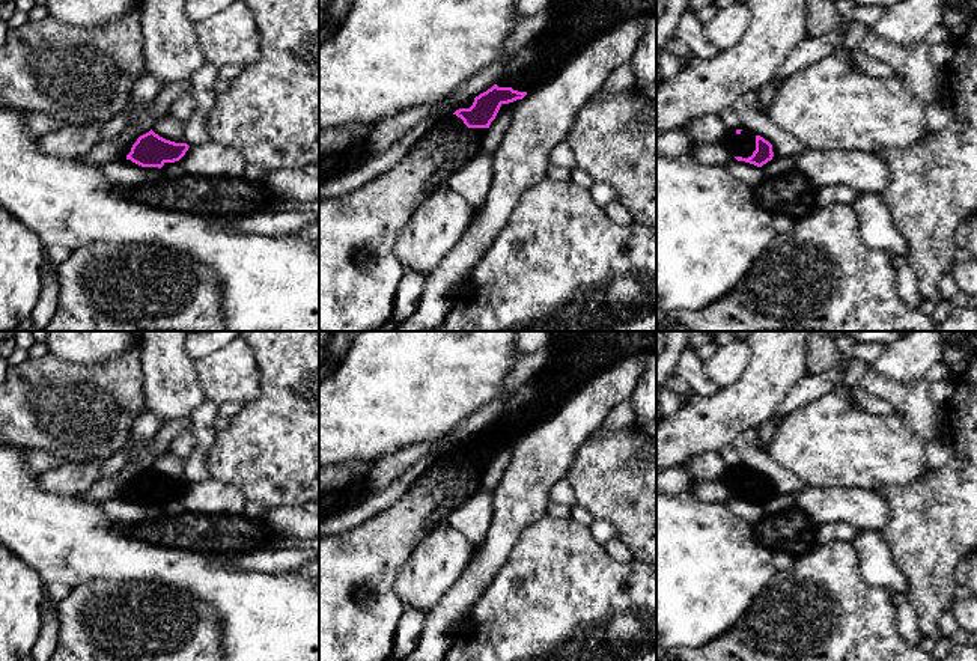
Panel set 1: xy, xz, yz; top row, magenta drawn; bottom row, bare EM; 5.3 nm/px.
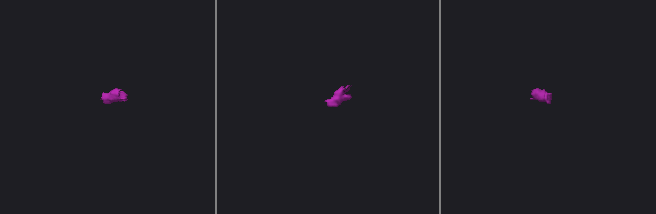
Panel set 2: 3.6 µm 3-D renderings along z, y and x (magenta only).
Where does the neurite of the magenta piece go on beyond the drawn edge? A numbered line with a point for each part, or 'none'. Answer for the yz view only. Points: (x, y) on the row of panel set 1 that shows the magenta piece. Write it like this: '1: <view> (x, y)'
1: yz (742, 145)

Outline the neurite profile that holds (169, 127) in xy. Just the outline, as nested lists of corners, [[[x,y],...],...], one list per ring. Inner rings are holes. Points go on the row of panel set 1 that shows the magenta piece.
[[[172,114],[161,117],[152,131],[166,140],[185,143],[182,123]]]

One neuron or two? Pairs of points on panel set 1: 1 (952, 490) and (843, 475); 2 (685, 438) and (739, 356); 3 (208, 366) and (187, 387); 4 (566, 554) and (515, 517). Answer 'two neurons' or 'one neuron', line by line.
1: two neurons
2: two neurons
3: two neurons
4: two neurons

